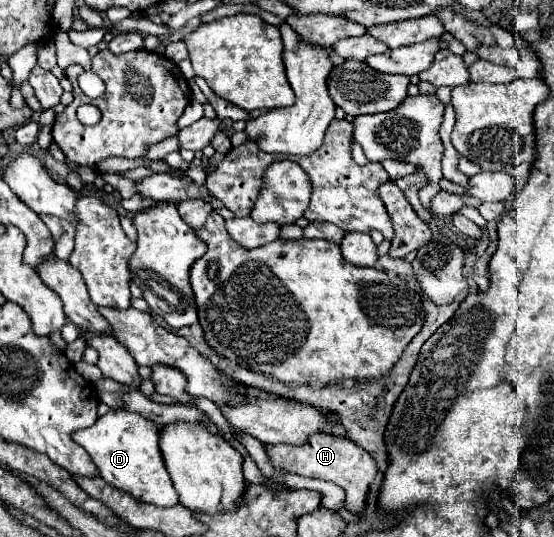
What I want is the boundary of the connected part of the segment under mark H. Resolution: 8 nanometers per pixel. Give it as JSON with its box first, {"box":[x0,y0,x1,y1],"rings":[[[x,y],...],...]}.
{"box":[264,432,376,514],"rings":[[[318,432],[318,434],[312,434],[308,438],[308,442],[302,446],[290,446],[290,444],[274,444],[272,446],[272,444],[268,444],[264,448],[266,448],[266,454],[268,454],[274,470],[334,482],[346,492],[346,508],[352,514],[356,514],[364,508],[370,480],[374,480],[374,476],[376,476],[376,464],[372,462],[370,454],[364,448],[356,446],[352,440]]]}

